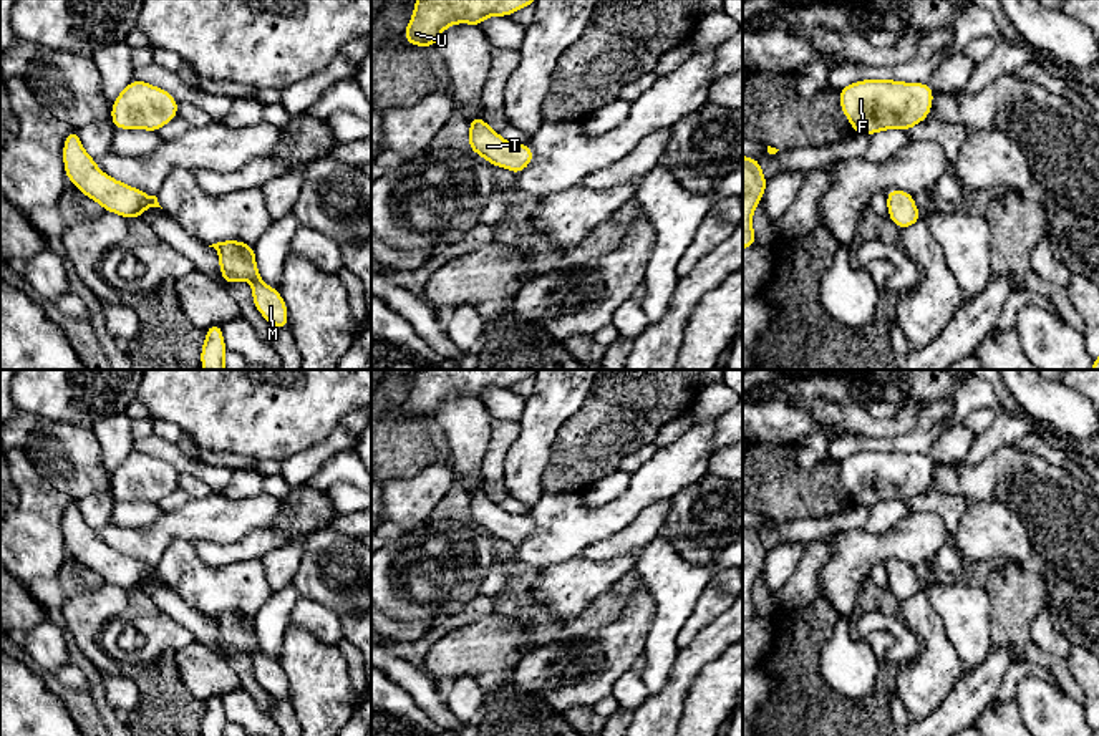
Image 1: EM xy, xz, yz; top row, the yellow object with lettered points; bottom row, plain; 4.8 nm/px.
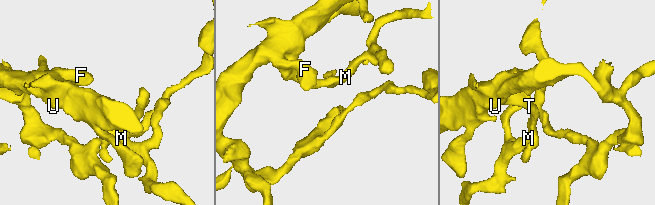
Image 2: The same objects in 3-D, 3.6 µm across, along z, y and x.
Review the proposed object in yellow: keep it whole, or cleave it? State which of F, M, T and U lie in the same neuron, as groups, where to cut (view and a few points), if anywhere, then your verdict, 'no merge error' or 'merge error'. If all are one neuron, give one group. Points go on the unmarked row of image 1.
F M T U; no cut; no merge error

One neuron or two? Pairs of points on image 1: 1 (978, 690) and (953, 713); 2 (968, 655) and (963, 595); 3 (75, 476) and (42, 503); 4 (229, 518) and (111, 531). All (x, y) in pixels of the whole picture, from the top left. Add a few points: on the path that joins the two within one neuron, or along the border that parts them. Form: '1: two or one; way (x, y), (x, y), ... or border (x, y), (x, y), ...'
1: one; way (972, 697), (960, 708)
2: one; way (968, 640), (965, 610)
3: two; border (30, 461), (48, 481), (72, 498)
4: one; way (199, 519), (171, 524), (154, 537), (141, 537)

